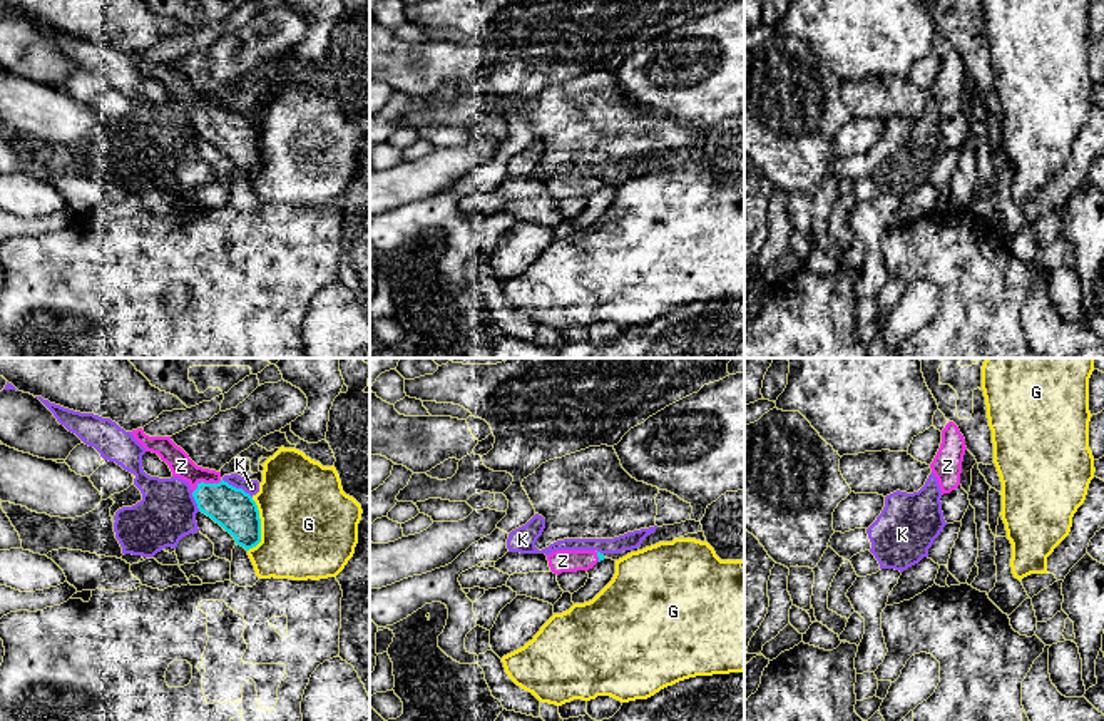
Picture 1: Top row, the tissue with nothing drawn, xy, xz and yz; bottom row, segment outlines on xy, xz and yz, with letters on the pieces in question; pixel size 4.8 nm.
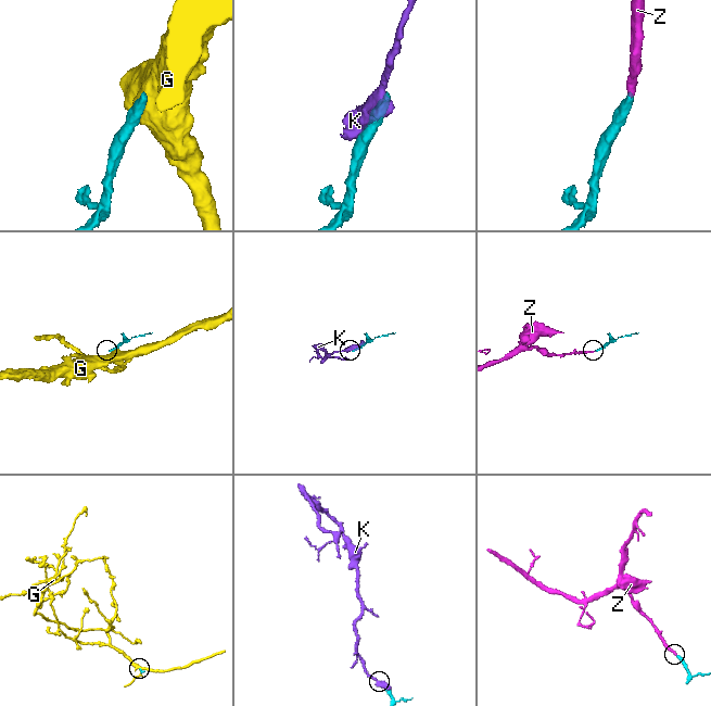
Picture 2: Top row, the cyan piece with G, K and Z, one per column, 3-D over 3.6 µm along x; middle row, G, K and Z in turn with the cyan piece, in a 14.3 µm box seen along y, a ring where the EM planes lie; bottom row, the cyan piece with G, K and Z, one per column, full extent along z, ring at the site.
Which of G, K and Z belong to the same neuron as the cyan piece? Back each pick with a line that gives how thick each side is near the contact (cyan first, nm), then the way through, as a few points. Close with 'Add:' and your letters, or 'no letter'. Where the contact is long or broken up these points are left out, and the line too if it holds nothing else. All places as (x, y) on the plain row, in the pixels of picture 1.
Z: calibres 200 and 110 nm; way xy (233, 134), (216, 126), (199, 109), (181, 91)
Add: Z

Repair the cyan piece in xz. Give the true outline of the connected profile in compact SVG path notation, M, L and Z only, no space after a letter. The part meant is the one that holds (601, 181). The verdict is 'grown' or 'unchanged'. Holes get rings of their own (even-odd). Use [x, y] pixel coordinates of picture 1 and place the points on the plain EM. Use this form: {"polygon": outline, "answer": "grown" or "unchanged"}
{"polygon": "M557 176L547 181L549 192L554 199L589 196L604 186L604 179L595 176Z", "answer": "grown"}

